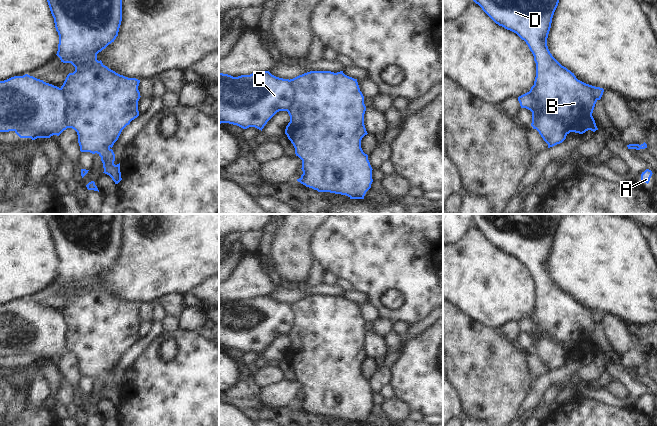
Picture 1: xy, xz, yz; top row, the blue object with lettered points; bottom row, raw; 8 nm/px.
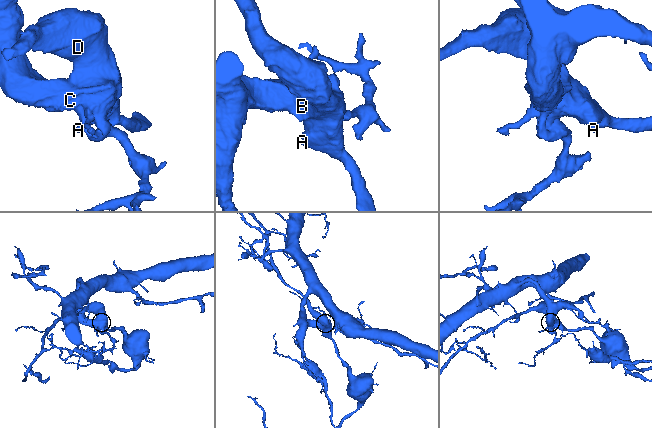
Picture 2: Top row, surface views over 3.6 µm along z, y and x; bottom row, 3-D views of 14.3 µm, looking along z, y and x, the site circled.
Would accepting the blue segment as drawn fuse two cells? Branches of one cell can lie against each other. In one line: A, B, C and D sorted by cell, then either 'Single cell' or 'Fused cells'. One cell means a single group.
Groups: A B D / C. Fused cells

